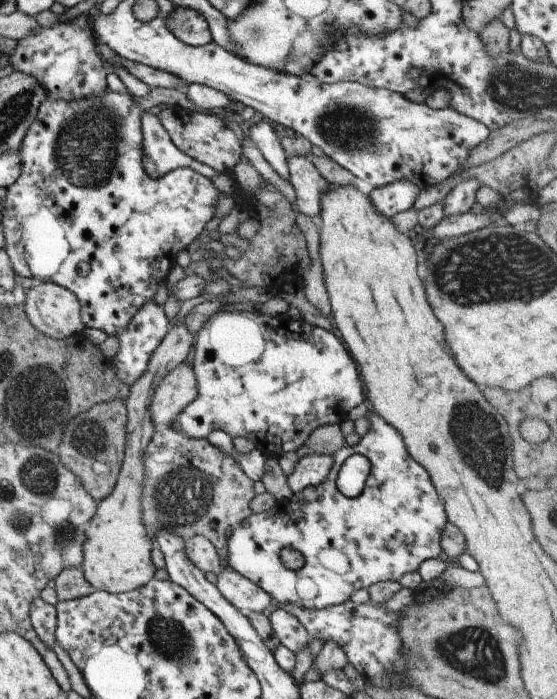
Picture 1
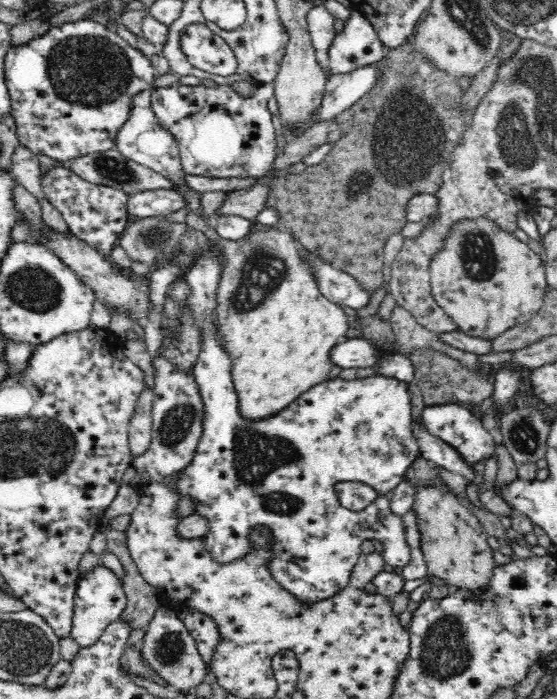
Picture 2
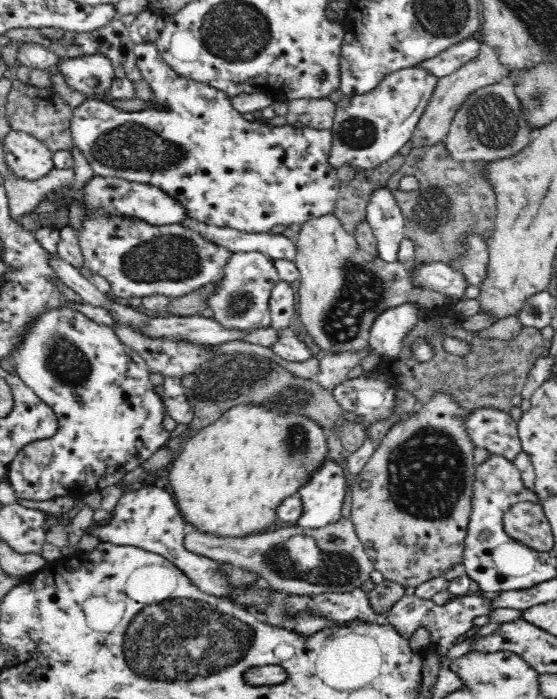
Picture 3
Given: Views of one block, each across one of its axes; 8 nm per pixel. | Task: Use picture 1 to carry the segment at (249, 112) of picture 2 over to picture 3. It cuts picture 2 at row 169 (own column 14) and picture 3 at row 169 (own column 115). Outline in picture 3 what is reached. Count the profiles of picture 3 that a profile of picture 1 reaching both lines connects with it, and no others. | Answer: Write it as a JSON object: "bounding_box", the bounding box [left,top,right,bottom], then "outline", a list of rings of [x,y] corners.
{"bounding_box":[70,41,341,233],"outline":[[[146,41],[142,44],[136,44],[134,54],[137,58],[137,65],[141,70],[141,75],[150,88],[154,90],[160,103],[166,105],[165,110],[157,108],[146,108],[138,112],[123,112],[115,108],[110,103],[103,102],[102,97],[87,98],[87,100],[73,109],[73,118],[70,125],[71,137],[73,143],[85,156],[88,164],[96,175],[104,178],[116,177],[123,178],[133,183],[144,183],[150,186],[161,188],[166,194],[169,194],[174,200],[177,200],[185,208],[187,216],[200,222],[216,225],[219,227],[230,227],[239,231],[260,233],[270,232],[276,224],[289,227],[291,224],[302,224],[306,220],[318,218],[319,216],[332,213],[335,207],[336,199],[339,196],[341,181],[336,177],[336,169],[328,163],[329,154],[332,146],[333,133],[330,129],[313,129],[310,127],[302,127],[297,129],[292,125],[273,126],[267,122],[244,120],[243,115],[232,107],[230,97],[221,90],[211,87],[206,83],[199,83],[192,79],[182,77],[168,66],[164,59],[160,56],[157,45]]]}

